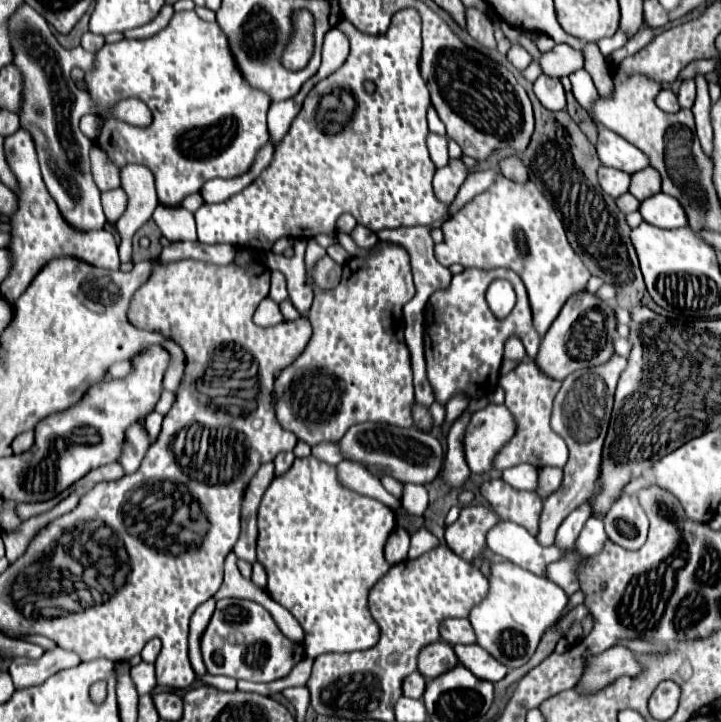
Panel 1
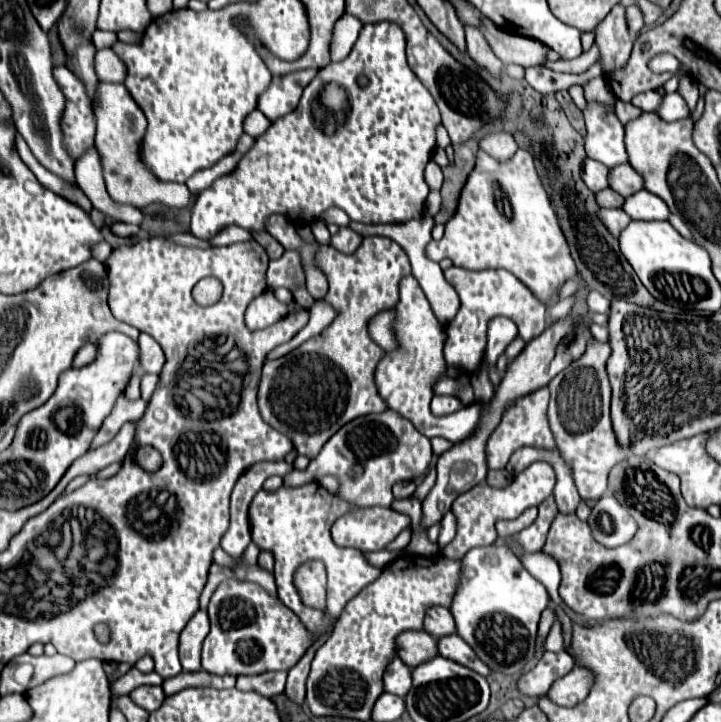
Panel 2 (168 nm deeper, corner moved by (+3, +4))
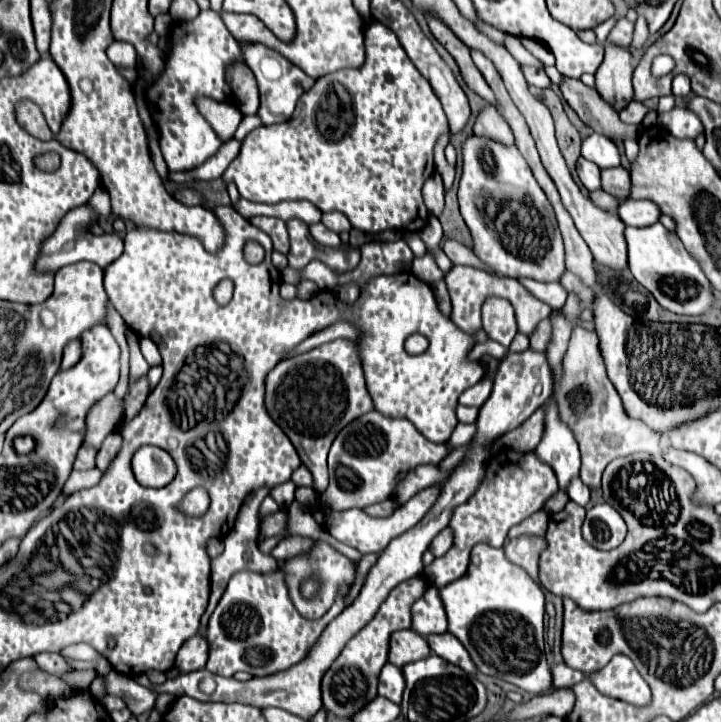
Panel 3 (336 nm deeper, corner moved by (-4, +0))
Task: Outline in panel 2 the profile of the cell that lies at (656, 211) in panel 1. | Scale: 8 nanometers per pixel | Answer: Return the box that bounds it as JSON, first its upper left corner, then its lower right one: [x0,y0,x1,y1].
[622,189,670,221]

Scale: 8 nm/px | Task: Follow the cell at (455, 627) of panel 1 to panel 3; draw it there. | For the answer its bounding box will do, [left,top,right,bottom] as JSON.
[411,587,447,637]

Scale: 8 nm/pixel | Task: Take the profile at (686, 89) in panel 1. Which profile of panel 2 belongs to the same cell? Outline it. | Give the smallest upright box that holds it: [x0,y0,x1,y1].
[658,91,690,121]

